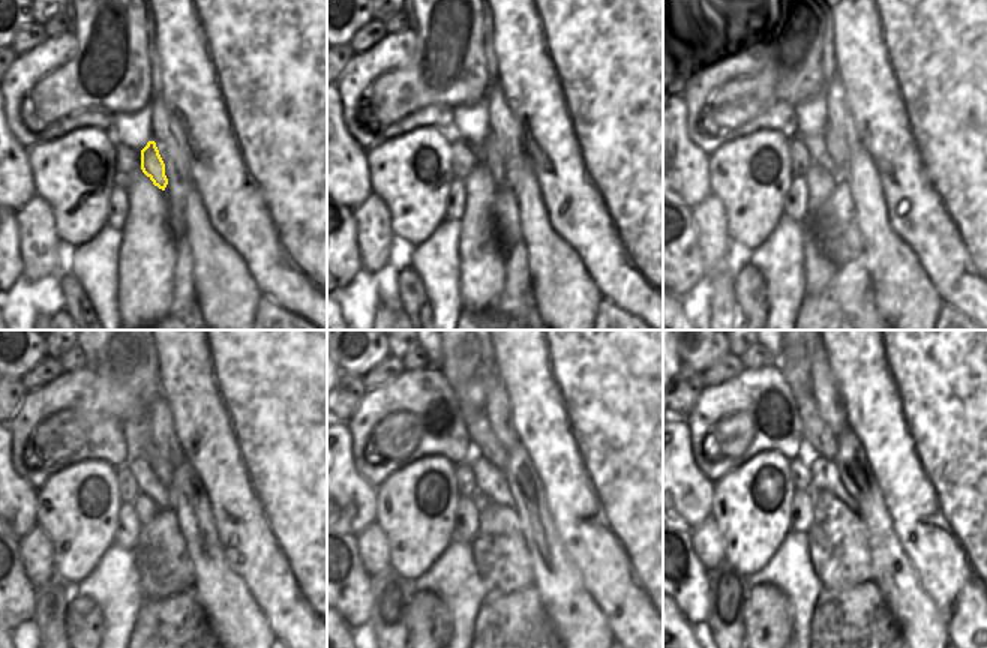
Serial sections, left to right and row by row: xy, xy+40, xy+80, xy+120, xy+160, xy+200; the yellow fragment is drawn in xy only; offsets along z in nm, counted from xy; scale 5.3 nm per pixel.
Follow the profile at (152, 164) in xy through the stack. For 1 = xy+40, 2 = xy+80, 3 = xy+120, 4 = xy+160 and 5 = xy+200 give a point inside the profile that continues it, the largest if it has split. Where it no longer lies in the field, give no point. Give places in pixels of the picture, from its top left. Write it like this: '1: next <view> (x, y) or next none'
1: next xy+40 (494, 162)
2: next xy+80 (836, 146)
3: next xy+120 (162, 468)
4: next xy+160 (479, 429)
5: next xy+200 (816, 432)

